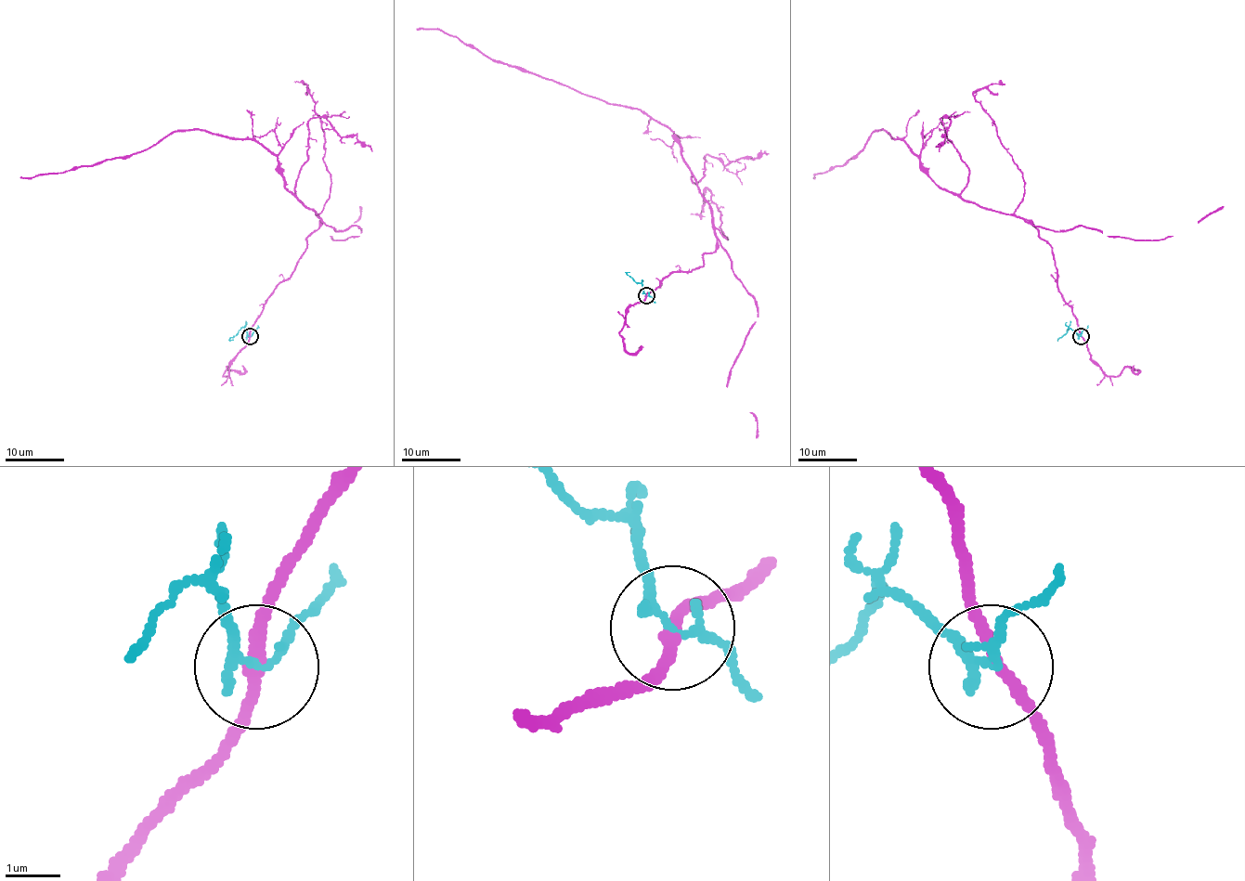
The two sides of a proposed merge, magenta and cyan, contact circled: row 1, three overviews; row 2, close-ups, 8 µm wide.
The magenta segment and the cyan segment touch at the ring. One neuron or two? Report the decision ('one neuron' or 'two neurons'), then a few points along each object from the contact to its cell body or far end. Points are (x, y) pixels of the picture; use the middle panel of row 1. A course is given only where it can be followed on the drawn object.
two neurons | magenta via (645, 295), (669, 273), (702, 267), (717, 242), (711, 206), (674, 134), (635, 109), (417, 28) | cyan via (645, 295), (640, 283), (626, 273), (629, 272)

